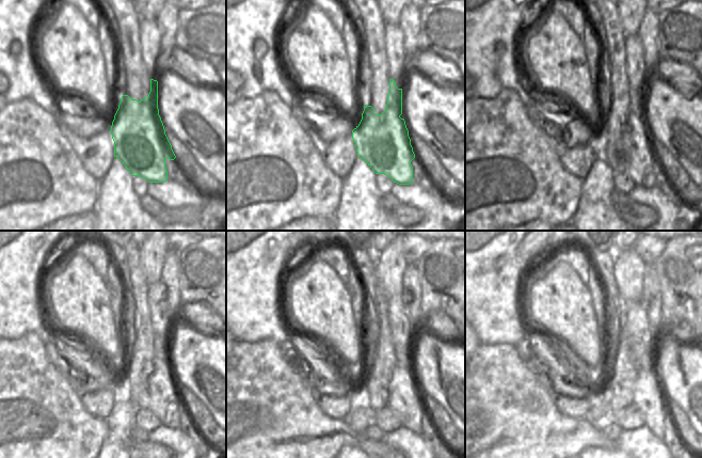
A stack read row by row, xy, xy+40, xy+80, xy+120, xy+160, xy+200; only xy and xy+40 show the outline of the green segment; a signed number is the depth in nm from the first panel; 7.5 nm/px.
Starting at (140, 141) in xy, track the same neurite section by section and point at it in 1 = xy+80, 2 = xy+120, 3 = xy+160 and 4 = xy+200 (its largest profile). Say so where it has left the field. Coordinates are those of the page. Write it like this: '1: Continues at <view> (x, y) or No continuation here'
1: Continues at xy+80 (631, 152)
2: Continues at xy+120 (161, 396)
3: Continues at xy+160 (405, 398)
4: Continues at xy+200 (648, 395).

